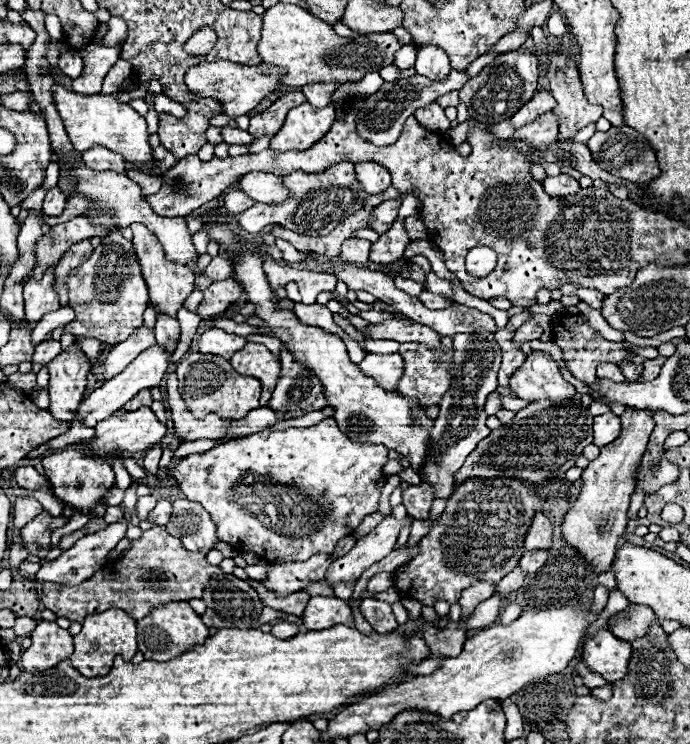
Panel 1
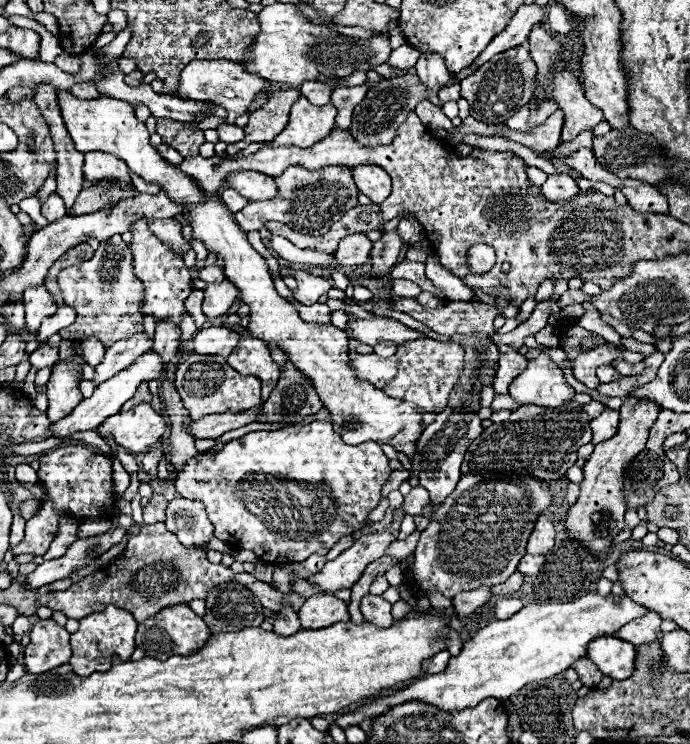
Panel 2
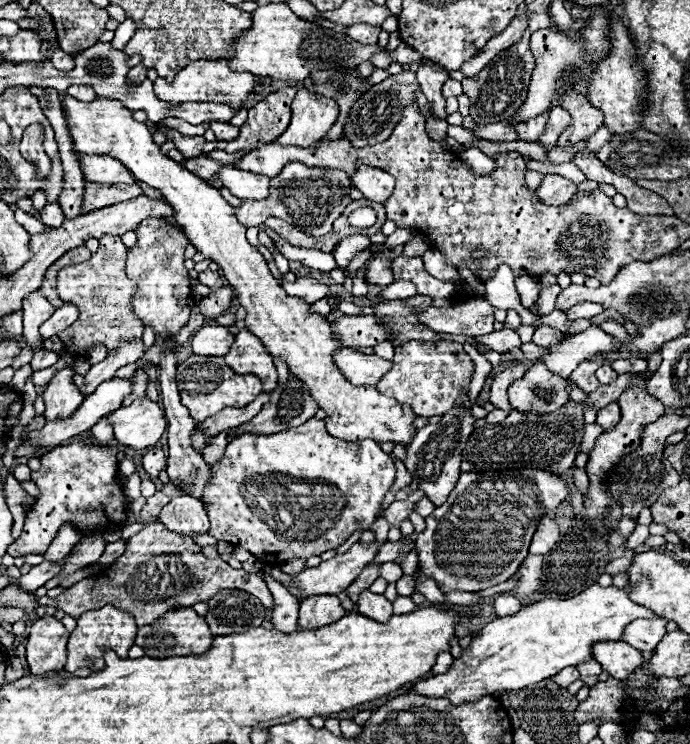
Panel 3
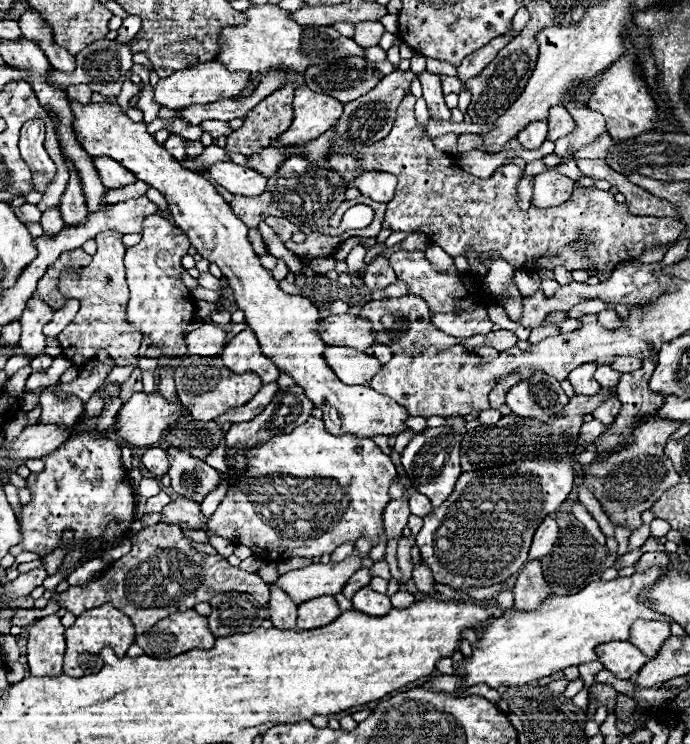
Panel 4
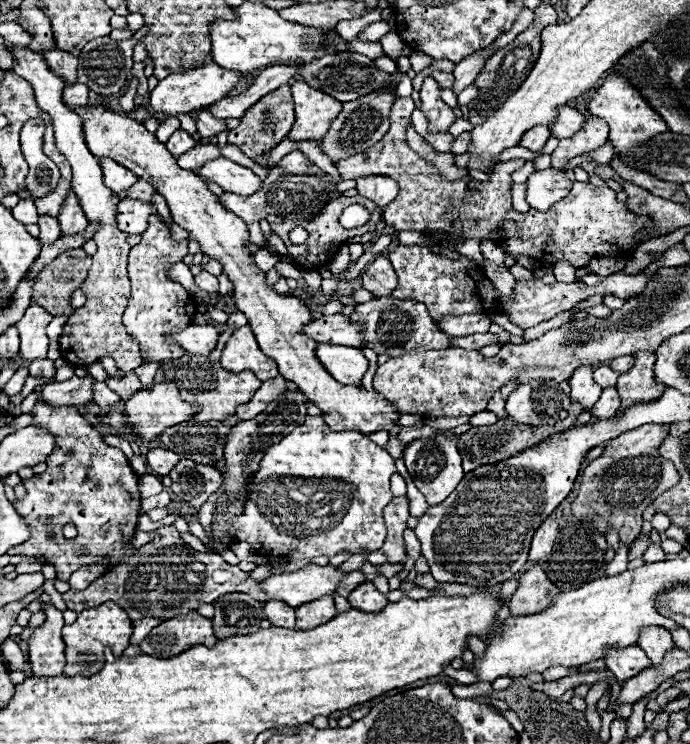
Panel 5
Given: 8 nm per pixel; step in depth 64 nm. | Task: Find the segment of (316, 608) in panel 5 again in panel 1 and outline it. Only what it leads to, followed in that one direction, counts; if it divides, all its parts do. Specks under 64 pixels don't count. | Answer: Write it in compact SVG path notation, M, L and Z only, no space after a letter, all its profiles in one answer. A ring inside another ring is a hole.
M314 596L304 610L304 626L308 630L323 630L332 624L356 624L346 600Z

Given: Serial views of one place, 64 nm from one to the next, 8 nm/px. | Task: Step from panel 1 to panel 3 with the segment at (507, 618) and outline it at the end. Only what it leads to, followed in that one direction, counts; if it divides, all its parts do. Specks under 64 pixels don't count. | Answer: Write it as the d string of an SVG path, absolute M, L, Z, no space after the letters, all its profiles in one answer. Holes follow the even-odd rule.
M500 594L494 602L494 608L496 608L496 616L504 618L504 616L516 614L522 608L522 602L516 600L516 596L512 596L512 594Z

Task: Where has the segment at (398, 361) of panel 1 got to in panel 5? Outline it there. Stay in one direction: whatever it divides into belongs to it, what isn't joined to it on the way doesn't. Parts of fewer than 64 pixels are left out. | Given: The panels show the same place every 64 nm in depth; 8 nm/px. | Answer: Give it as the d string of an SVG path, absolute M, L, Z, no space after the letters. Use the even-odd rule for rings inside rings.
M320 344L316 350L326 370L342 384L360 384L370 368L368 358L360 348L348 348L338 344Z

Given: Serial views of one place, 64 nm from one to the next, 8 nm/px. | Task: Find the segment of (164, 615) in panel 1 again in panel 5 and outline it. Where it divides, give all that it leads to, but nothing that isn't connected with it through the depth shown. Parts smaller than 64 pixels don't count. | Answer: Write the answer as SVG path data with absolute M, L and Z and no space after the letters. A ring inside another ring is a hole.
M188 612L186 616L170 618L152 628L150 634L140 642L140 648L142 654L170 658L182 654L196 644L214 646L216 642L218 638L212 632L212 622L198 612Z

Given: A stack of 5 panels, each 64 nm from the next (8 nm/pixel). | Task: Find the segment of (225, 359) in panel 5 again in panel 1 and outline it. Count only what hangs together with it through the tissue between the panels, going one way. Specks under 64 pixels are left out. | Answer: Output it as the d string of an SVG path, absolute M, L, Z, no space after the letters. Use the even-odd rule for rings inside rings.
M248 342L230 358L230 364L238 374L252 376L262 382L260 404L268 406L268 400L272 398L272 388L276 388L276 382L280 378L280 360L264 344Z

